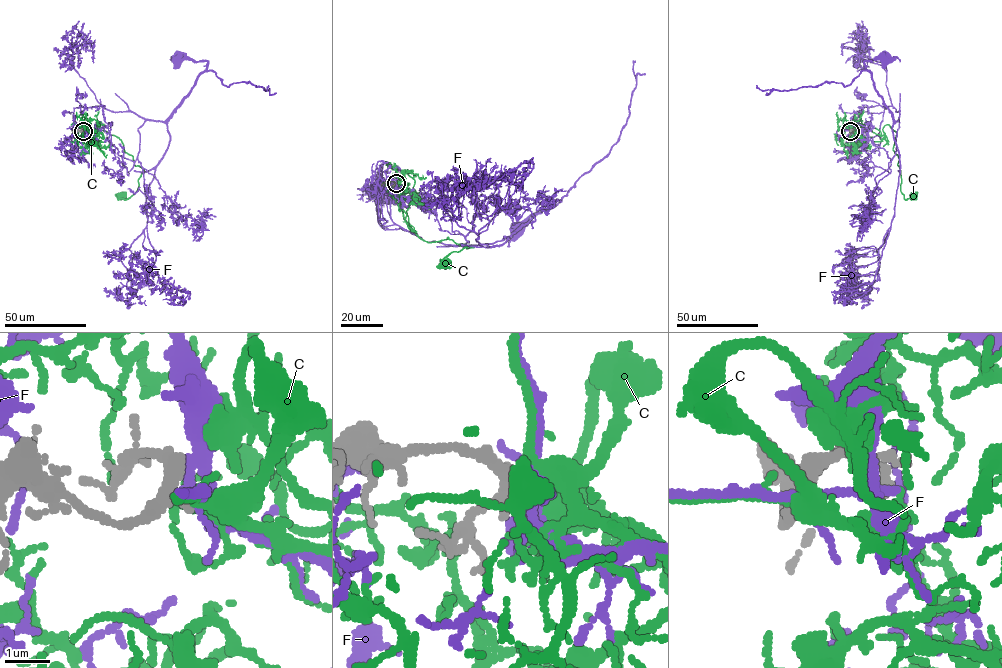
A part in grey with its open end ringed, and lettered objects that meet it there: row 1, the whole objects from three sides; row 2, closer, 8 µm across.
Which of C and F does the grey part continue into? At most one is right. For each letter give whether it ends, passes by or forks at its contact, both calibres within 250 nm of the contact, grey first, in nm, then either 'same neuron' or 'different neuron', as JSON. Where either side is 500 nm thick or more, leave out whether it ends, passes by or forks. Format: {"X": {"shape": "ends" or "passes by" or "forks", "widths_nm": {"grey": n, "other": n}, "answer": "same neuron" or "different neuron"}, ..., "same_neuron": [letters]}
{"C": {"shape": "forks", "widths_nm": {"grey": 300, "other": 240}, "answer": "same neuron"}, "F": {"shape": "forks", "widths_nm": {"grey": 280, "other": 160}, "answer": "different neuron"}, "same_neuron": ["C"]}

